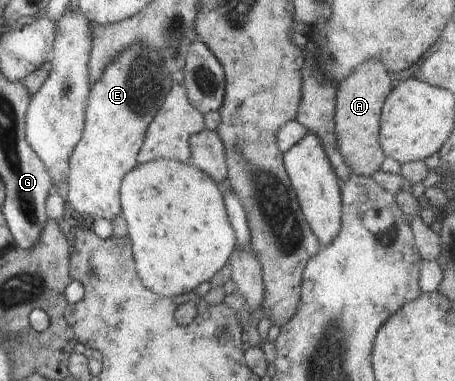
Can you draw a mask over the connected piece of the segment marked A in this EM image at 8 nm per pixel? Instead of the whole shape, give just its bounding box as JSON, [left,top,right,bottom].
[334,58,395,177]

